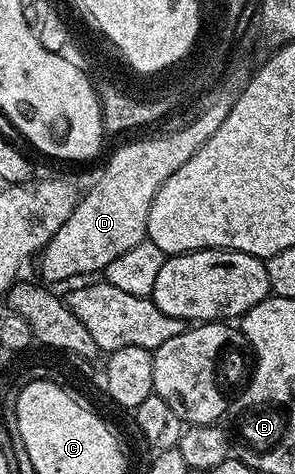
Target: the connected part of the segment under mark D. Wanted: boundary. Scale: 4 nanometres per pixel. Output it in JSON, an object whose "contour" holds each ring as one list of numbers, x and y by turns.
{"contour":[[234,94,219,95,215,103,200,113,199,119,185,124,180,131,171,131,156,139,135,139,117,148,104,165,99,180,92,185,91,192,76,202,65,225,61,225,61,229,57,229,55,236,43,246,37,259,38,278,44,284,55,285,51,283,63,283,74,275,87,275,90,271,101,273,109,261,121,257,121,253,133,249,133,245,144,242,149,209,153,197,157,197,157,189,161,189,161,185,169,181,169,177,173,177,173,173,177,173,177,169,181,169,181,165,185,165,185,161,189,161,189,157,193,157,213,133,217,133,217,129,221,129,221,121,229,117,235,100]]}

